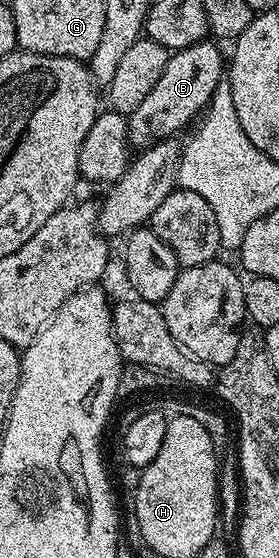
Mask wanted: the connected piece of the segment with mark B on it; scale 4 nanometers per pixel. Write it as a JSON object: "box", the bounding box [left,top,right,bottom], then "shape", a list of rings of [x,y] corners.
{"box":[127,39,225,150],"shape":[[[204,39],[193,47],[180,49],[168,56],[165,71],[161,79],[157,79],[153,91],[145,95],[145,103],[141,103],[141,107],[134,109],[127,117],[127,134],[136,150],[149,149],[159,141],[179,135],[175,133],[181,132],[187,124],[190,126],[211,104],[215,88],[225,77],[225,53],[218,47],[214,40]]]}

